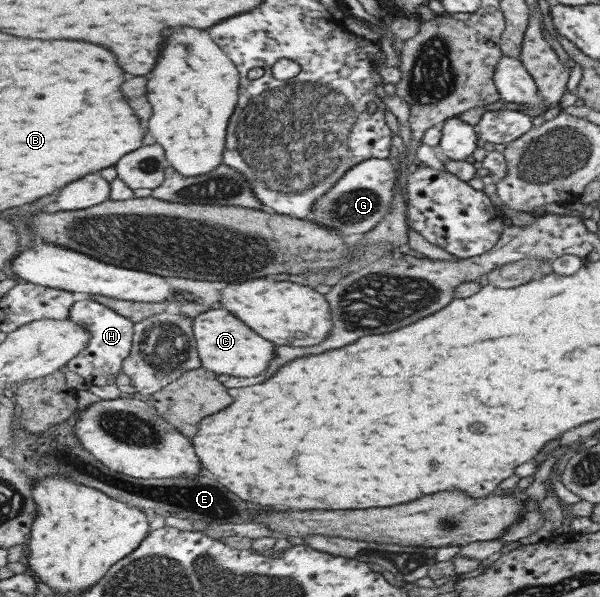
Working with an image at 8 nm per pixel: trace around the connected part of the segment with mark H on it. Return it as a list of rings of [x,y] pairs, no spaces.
[[[96,299],[76,301],[69,314],[71,320],[81,322],[89,330],[89,345],[69,362],[68,368],[83,377],[86,385],[110,386],[116,382],[116,374],[123,370],[126,358],[131,355],[136,323]]]

